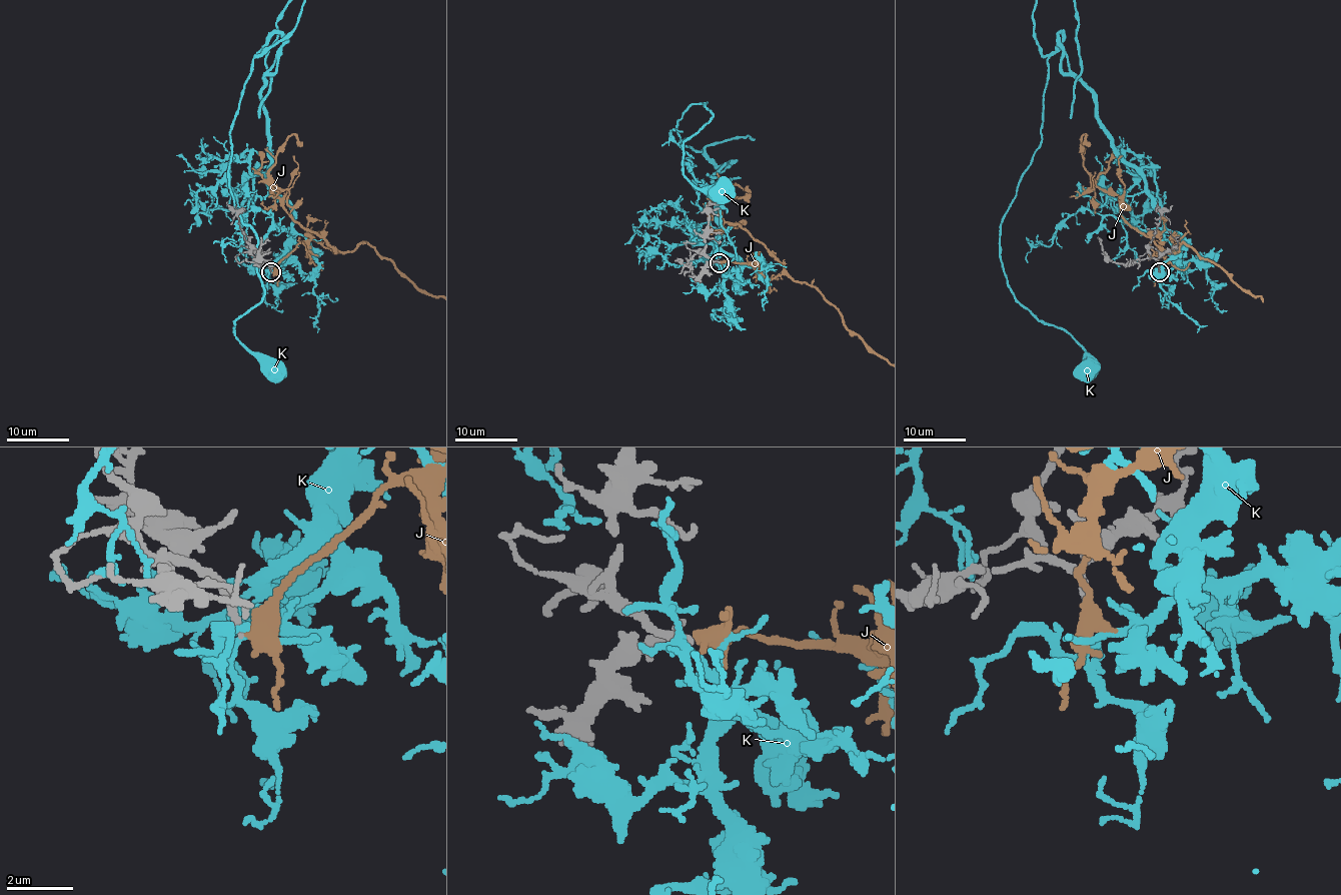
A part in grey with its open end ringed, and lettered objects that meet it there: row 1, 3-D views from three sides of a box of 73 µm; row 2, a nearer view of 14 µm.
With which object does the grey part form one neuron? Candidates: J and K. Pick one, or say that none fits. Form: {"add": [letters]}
{"add": []}

